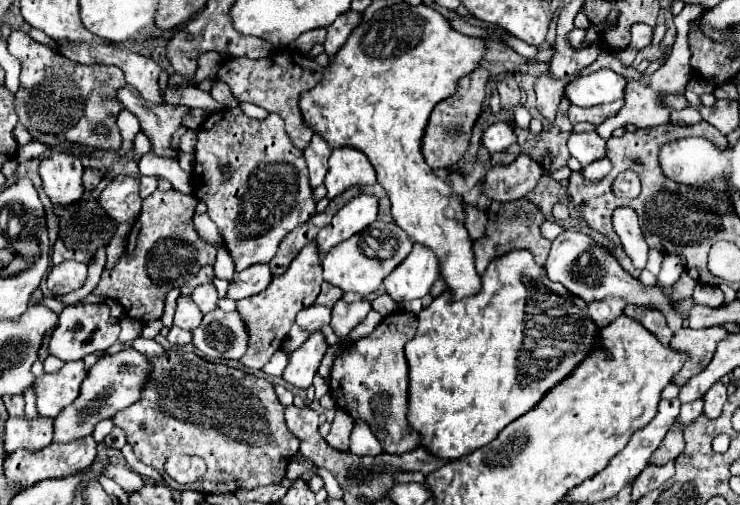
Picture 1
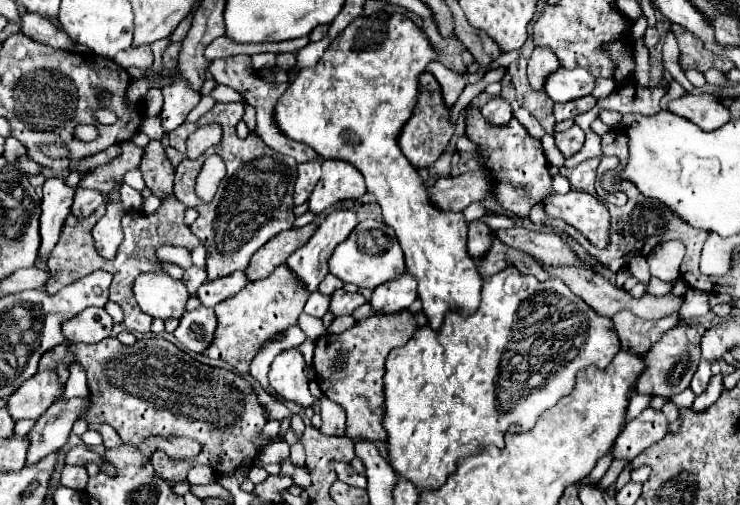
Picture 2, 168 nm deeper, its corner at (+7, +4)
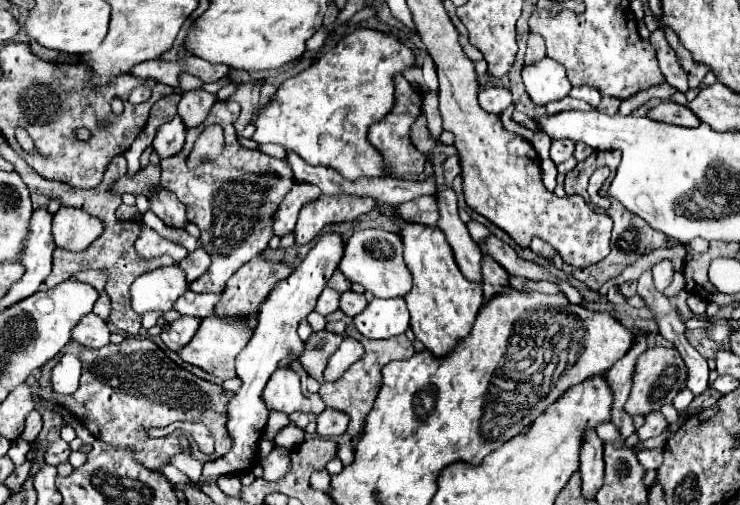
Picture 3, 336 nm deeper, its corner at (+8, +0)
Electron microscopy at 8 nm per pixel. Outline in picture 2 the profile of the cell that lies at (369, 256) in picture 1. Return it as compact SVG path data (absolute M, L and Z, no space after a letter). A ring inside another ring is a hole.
M377 220L359 222L355 230L349 234L349 238L341 242L335 248L333 256L329 258L329 272L341 278L343 282L351 282L359 288L369 288L369 290L385 282L391 282L393 278L399 278L405 272L405 258L393 228Z

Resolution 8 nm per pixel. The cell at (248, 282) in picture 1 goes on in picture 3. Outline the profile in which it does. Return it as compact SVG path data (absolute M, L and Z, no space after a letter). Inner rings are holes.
M192 290L184 292L178 302L176 302L176 310L184 316L200 316L206 318L208 314L214 312L214 306L218 304L222 294L196 294Z

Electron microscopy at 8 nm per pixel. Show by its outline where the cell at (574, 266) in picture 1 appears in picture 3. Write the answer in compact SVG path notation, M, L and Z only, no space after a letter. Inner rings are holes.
M470 222L468 230L470 230L470 236L474 242L484 242L490 236L490 230L480 222Z

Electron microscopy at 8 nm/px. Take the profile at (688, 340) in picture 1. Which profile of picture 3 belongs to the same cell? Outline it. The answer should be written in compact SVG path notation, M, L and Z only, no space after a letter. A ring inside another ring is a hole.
M650 348L644 354L640 354L640 362L636 362L636 378L632 384L632 394L626 402L628 414L650 414L654 410L660 410L664 404L670 404L674 396L680 392L680 386L686 382L686 364L680 356L680 352L672 348Z

